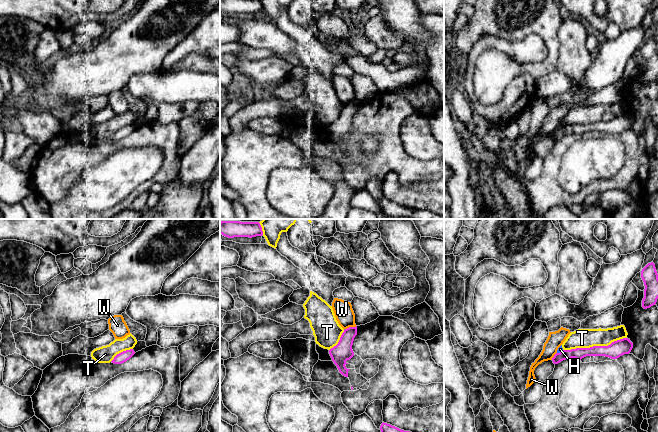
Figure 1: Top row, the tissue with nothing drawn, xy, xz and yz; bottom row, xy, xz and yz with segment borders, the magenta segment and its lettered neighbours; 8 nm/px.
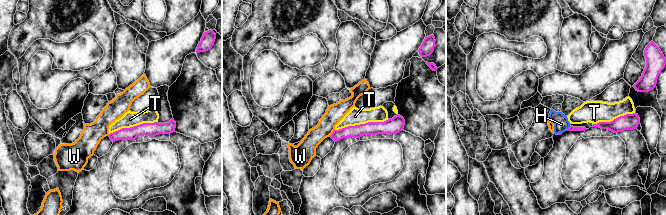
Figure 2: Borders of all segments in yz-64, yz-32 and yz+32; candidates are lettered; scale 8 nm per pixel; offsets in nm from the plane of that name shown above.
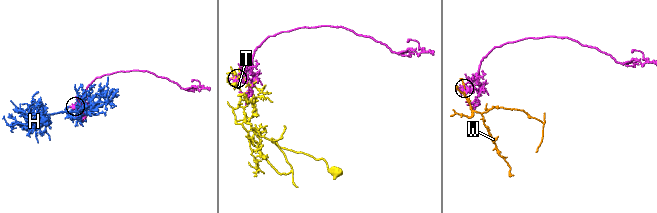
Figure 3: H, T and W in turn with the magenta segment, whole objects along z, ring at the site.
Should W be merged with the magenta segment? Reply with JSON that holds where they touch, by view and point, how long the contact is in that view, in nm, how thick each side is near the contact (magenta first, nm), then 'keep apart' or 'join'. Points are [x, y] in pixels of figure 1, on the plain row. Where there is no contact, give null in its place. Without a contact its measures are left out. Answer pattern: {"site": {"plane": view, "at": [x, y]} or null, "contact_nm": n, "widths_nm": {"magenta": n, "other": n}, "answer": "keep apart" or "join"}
{"site": {"plane": "xz", "at": [350, 103]}, "contact_nm": 100, "widths_nm": {"magenta": 150, "other": 150}, "answer": "keep apart"}

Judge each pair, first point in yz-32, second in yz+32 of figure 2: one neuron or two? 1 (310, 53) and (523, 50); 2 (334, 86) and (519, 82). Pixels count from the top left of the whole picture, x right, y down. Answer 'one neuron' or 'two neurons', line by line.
1: one neuron
2: two neurons

